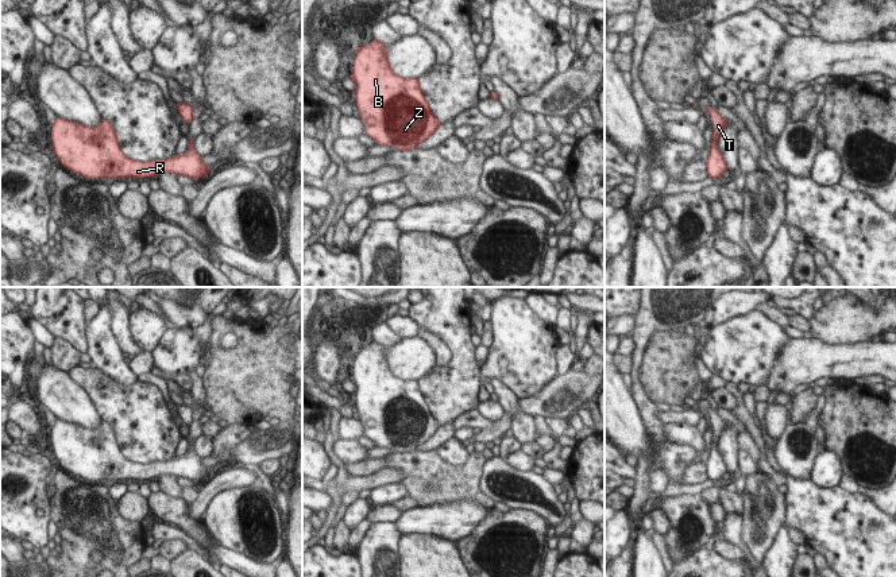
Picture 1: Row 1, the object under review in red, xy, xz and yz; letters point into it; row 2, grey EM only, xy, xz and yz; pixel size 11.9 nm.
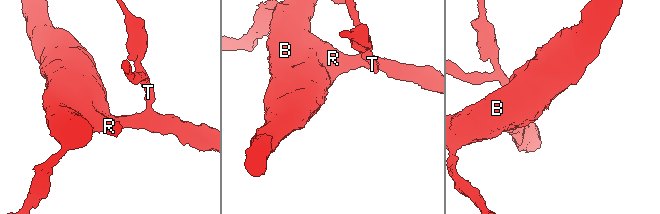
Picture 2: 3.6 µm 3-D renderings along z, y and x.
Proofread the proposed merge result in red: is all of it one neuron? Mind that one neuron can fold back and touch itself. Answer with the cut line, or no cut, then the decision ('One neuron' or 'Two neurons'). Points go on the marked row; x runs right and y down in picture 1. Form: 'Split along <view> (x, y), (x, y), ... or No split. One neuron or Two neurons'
No split. One neuron.

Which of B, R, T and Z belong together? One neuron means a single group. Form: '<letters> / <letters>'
B R T Z

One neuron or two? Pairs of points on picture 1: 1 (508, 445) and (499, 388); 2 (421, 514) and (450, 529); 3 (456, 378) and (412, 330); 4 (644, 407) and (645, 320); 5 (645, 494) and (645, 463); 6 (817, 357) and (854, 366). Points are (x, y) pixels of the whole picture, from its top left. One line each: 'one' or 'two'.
1: two
2: one
3: two
4: one
5: one
6: one

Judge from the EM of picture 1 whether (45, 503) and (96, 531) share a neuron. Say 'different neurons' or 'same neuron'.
different neurons

